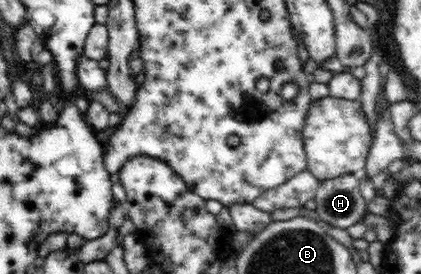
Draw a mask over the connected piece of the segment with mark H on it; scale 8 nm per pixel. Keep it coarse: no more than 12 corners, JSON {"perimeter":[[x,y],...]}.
{"perimeter":[[353,174],[322,180],[319,217],[339,229],[368,209]]}

